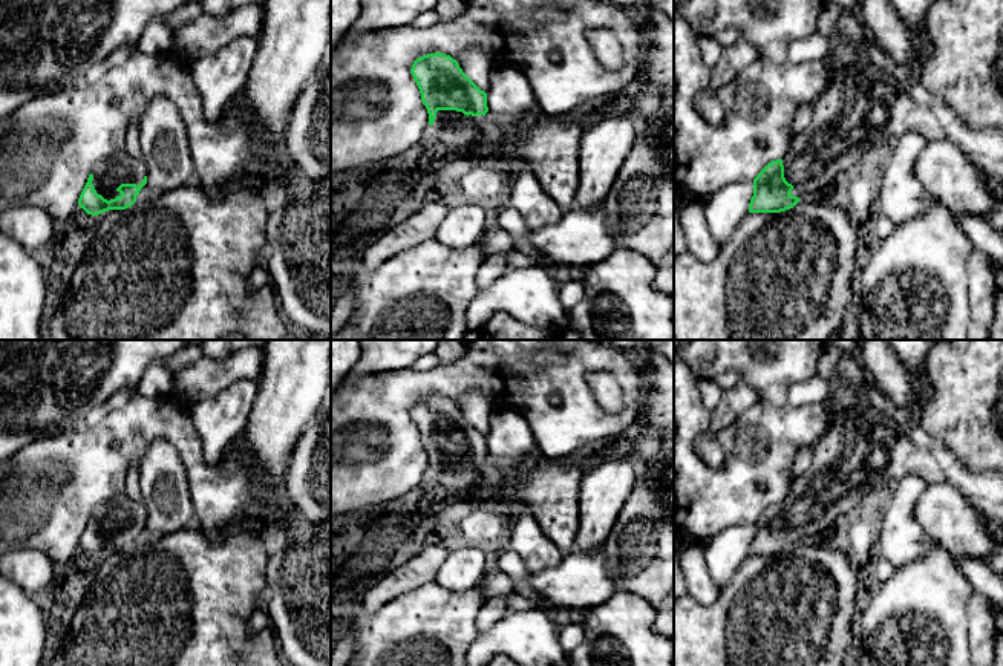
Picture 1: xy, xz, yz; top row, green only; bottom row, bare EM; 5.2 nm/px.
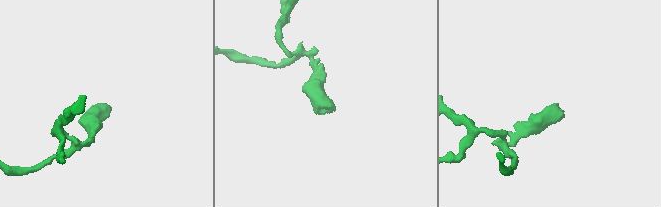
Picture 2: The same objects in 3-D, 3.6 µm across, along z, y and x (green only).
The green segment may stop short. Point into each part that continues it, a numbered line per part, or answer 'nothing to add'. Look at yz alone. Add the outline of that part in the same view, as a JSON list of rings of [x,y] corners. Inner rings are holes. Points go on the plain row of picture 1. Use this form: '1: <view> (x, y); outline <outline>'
1: yz (864, 446); outline [[[825,341],[818,360],[818,375],[830,387],[827,413],[831,427],[818,438],[809,470],[795,481],[782,501],[784,521],[793,528],[792,539],[824,539],[836,521],[859,504],[874,484],[893,485],[908,476],[919,476],[926,484],[951,484],[977,511],[1003,525],[1003,472],[968,468],[940,441],[917,446],[888,413],[868,403],[864,392],[870,384],[862,364],[838,346]]]

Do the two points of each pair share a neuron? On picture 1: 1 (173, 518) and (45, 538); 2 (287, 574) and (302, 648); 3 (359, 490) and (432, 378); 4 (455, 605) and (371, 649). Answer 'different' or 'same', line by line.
1: different
2: same
3: same
4: same

